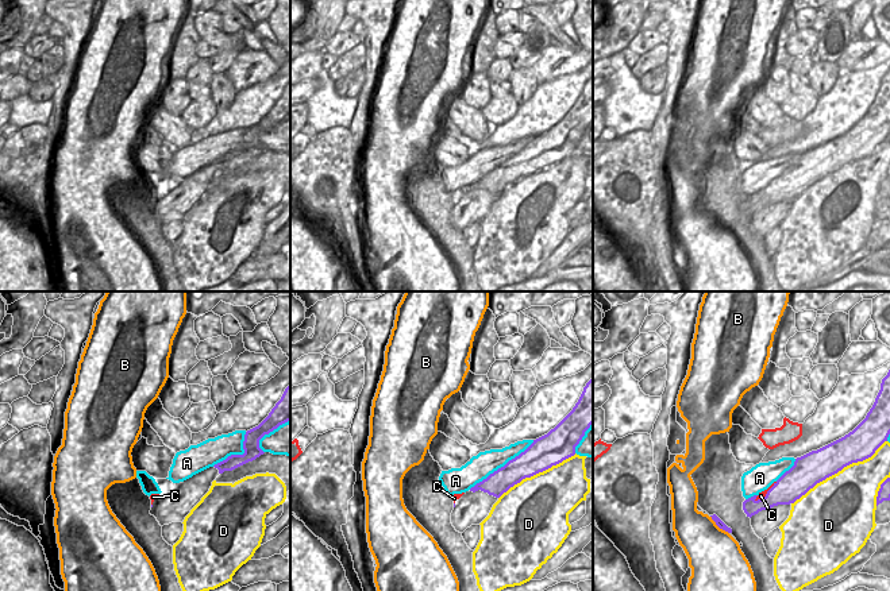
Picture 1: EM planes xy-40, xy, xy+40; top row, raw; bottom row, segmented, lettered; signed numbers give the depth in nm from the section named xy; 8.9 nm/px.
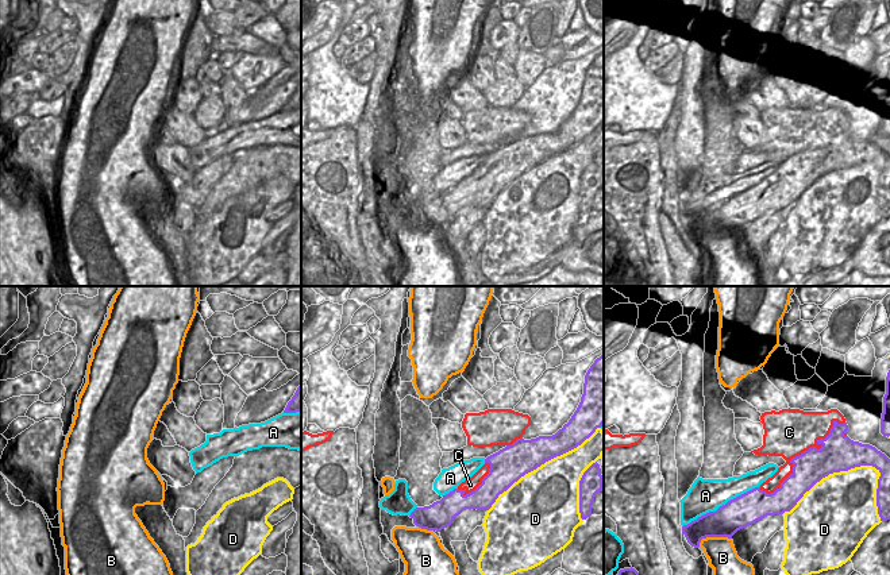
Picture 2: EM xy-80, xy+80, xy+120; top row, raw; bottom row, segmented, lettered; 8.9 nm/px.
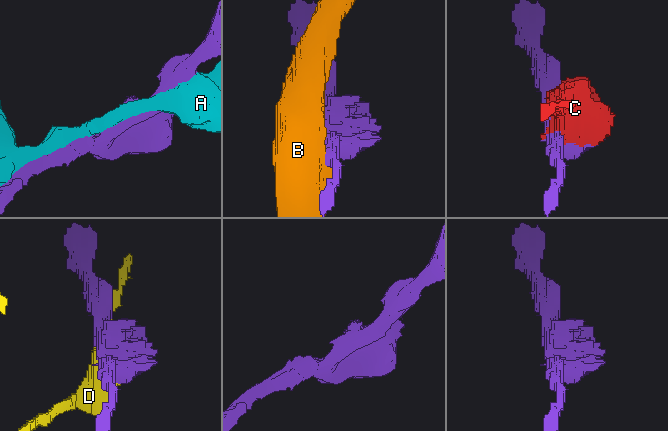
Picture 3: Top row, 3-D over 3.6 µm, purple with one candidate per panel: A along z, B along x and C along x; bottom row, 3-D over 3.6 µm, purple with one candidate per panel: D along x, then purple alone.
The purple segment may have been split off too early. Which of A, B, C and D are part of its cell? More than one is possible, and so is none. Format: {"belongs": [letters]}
{"belongs": []}

